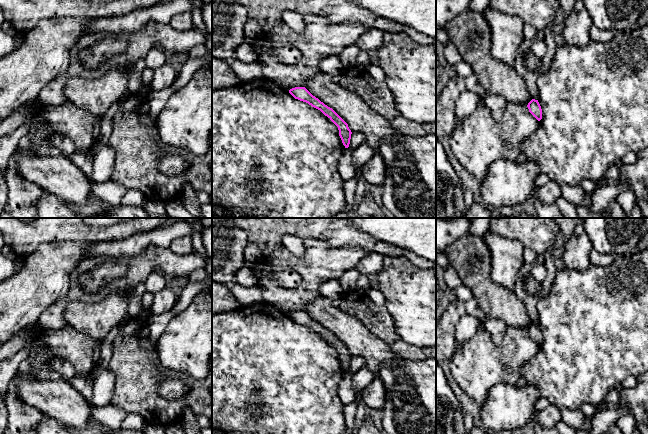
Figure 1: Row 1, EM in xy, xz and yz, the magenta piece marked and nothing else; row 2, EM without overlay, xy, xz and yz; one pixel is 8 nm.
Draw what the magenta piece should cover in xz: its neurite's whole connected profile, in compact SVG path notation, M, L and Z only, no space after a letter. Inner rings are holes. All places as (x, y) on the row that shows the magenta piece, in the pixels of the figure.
M305 87L292 88L289 90L289 93L295 99L308 103L327 116L338 127L339 136L345 148L349 147L352 132L349 129L348 124L332 108L313 96Z

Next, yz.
M532 99L527 105L529 112L538 120L542 119L542 109L538 100Z

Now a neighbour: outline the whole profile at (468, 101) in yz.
M464 91L456 102L455 129L459 128L464 118L470 116L482 103L479 95L471 91Z

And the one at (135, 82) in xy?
M138 60L135 63L133 72L128 76L128 90L132 93L132 95L136 94L143 85L142 73L145 68L145 60Z

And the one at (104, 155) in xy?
M98 141L92 157L93 181L95 183L102 183L111 179L115 164L115 150L108 143L104 144Z

